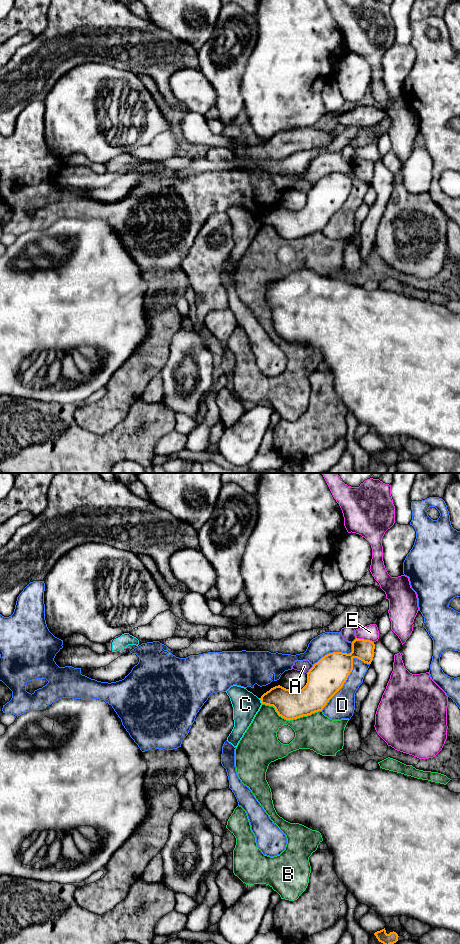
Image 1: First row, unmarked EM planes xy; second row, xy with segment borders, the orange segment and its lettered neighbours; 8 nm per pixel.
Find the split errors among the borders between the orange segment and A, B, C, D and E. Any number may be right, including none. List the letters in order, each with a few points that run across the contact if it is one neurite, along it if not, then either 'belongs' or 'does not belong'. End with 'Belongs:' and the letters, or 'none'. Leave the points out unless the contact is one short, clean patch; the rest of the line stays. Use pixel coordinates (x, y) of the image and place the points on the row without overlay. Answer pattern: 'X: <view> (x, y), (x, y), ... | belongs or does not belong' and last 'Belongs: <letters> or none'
A: does not belong
B: does not belong
C: xy (259, 218), (262, 223) | does not belong
D: does not belong
E: does not belong
Belongs: none

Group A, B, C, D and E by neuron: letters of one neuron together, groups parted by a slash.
A / B / C / D / E

